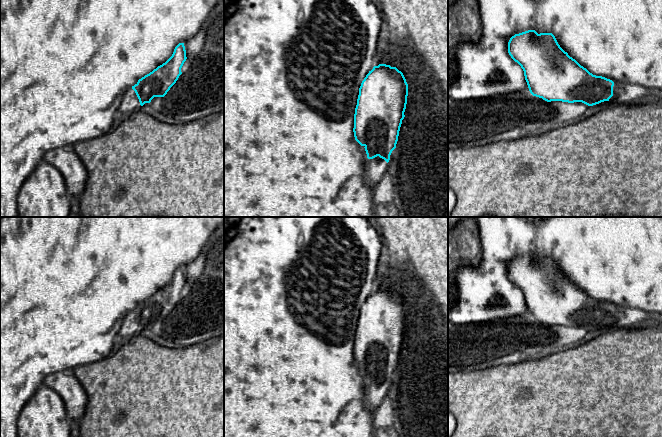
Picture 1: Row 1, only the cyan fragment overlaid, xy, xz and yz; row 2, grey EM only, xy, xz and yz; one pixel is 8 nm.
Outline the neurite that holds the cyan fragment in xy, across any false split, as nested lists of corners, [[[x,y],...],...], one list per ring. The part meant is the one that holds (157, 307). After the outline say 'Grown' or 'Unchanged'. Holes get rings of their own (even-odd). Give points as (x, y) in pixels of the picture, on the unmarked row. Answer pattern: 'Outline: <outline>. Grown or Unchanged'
Outline: [[[179,267],[165,287],[139,303],[125,317],[119,335],[129,338],[150,327],[154,321],[164,321],[182,298],[181,292],[186,283],[184,267]]]. Grown

